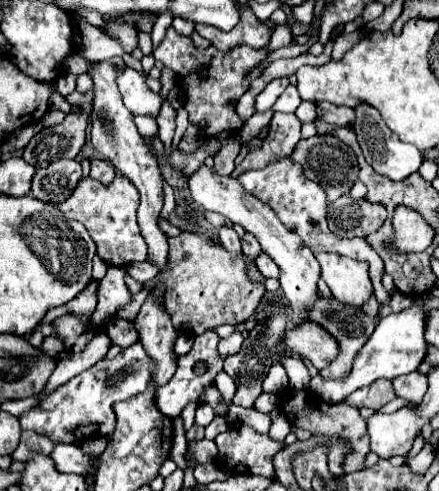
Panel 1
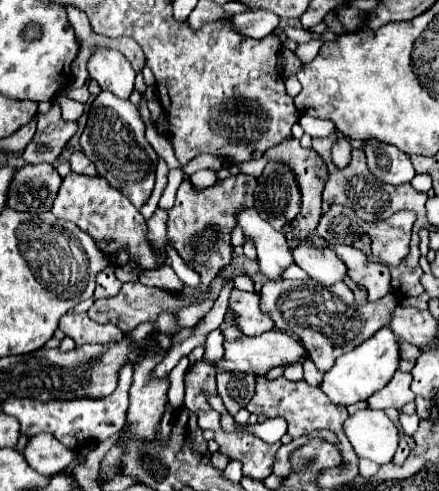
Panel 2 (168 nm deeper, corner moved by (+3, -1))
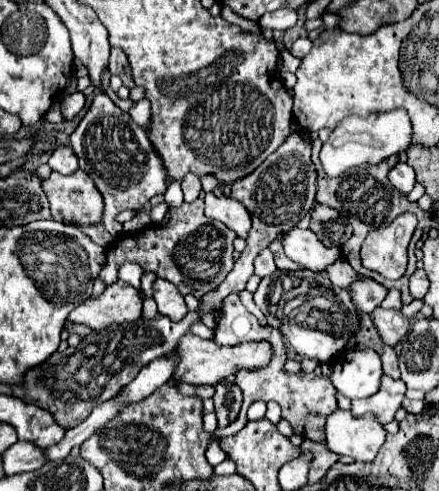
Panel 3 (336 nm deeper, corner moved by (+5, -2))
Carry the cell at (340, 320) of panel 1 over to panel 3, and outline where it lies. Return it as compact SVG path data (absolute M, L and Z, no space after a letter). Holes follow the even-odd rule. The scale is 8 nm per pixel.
M306 269L276 271L260 279L254 303L266 315L268 325L280 329L300 357L318 359L320 363L334 359L358 331L358 313L348 289L334 287L324 273Z

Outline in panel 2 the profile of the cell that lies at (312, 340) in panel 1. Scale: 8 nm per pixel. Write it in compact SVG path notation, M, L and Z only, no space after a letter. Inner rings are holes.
M268 330L260 336L254 338L242 338L242 340L234 340L234 342L224 342L224 358L216 364L216 368L228 370L228 372L252 372L256 376L266 374L270 368L274 366L288 366L294 362L302 362L304 358L308 358L308 350L304 350L300 338L284 334L282 330Z

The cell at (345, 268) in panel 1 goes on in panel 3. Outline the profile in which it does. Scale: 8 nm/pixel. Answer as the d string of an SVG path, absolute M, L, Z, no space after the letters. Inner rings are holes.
M292 227L288 233L284 233L282 245L292 261L316 273L324 271L330 263L334 263L340 257L340 249L324 247L310 229Z

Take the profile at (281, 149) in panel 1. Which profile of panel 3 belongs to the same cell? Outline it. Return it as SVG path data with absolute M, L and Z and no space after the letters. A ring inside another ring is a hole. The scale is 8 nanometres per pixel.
M194 199L192 203L170 207L164 221L154 227L146 227L134 235L118 235L106 249L106 263L100 271L100 279L110 285L116 281L116 273L122 263L138 261L144 271L154 271L156 277L172 281L182 295L190 293L202 301L202 295L214 291L214 287L218 287L232 271L232 241L236 237L238 235L220 221L204 217L204 201Z

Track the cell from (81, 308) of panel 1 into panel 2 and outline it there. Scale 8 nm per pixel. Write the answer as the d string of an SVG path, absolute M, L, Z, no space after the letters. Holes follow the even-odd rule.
M110 262L110 266L106 266L106 270L102 270L102 272L96 276L96 292L94 292L94 300L104 298L104 296L114 296L114 294L120 292L122 282L116 278L114 270L116 270L116 264Z

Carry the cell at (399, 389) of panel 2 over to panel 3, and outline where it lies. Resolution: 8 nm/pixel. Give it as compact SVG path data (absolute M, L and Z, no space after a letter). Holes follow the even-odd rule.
M382 377L380 391L366 399L354 399L352 401L352 415L362 417L366 413L372 413L382 425L394 421L394 413L402 407L406 393L406 385L402 381L394 381L390 377Z

